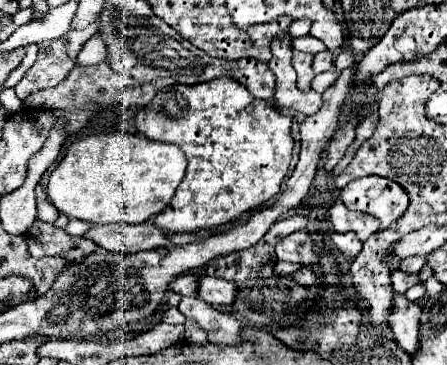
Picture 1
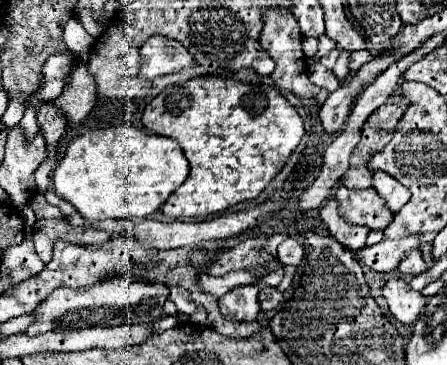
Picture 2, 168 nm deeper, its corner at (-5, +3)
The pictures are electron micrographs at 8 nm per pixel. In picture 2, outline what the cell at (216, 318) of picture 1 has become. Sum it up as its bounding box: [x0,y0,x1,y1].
[168,286,198,316]

